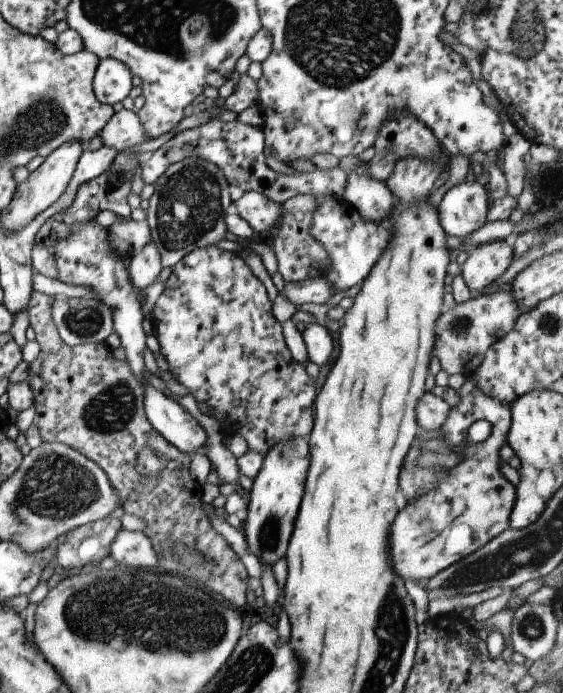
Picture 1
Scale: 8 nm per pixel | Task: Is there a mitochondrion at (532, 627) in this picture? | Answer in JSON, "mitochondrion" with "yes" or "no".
{"mitochondrion":"yes"}

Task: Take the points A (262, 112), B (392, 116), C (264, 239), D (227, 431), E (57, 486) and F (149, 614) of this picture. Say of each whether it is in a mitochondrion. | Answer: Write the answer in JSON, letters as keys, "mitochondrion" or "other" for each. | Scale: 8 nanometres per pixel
{"A":"other","B":"other","C":"other","D":"other","E":"mitochondrion","F":"mitochondrion"}

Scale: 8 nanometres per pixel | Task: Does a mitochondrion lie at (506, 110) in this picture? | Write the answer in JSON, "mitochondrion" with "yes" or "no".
{"mitochondrion":"no"}

